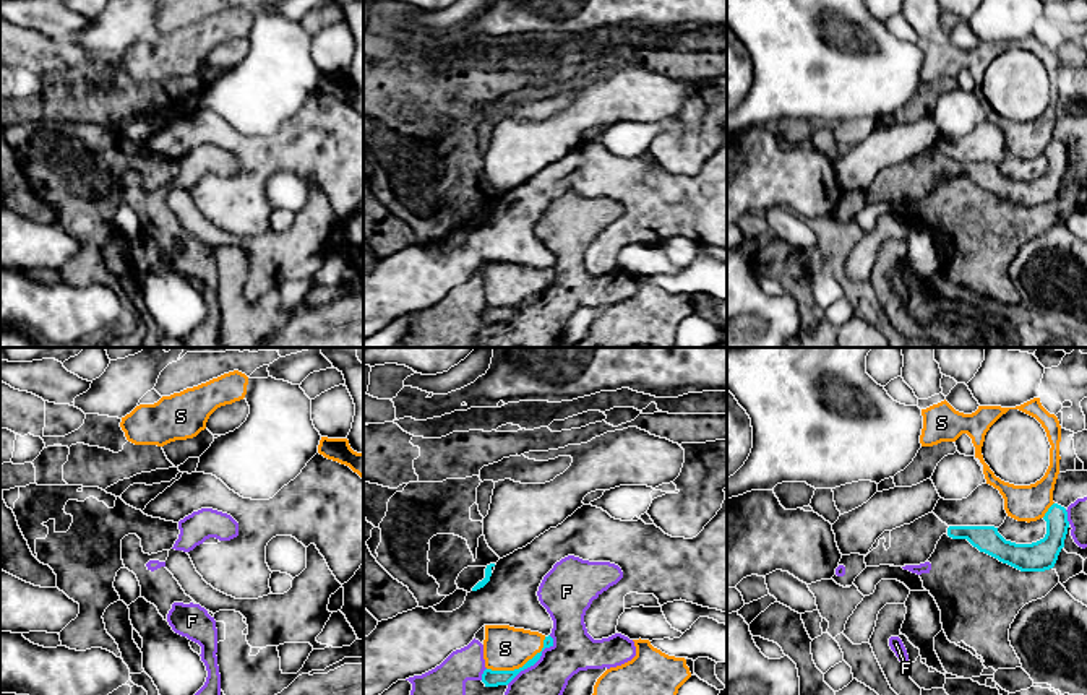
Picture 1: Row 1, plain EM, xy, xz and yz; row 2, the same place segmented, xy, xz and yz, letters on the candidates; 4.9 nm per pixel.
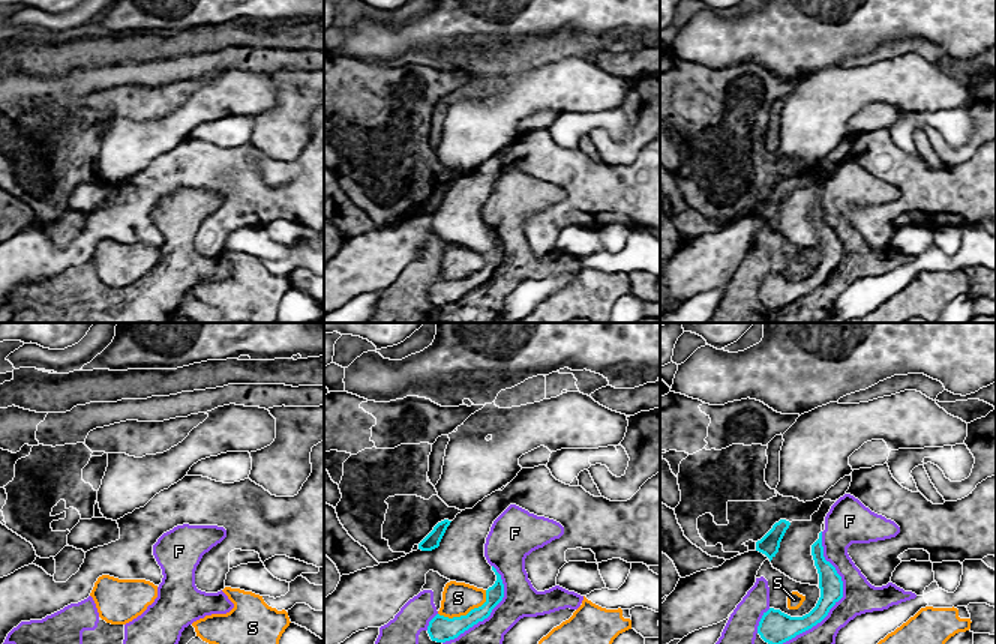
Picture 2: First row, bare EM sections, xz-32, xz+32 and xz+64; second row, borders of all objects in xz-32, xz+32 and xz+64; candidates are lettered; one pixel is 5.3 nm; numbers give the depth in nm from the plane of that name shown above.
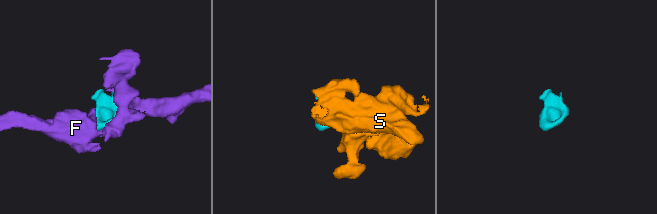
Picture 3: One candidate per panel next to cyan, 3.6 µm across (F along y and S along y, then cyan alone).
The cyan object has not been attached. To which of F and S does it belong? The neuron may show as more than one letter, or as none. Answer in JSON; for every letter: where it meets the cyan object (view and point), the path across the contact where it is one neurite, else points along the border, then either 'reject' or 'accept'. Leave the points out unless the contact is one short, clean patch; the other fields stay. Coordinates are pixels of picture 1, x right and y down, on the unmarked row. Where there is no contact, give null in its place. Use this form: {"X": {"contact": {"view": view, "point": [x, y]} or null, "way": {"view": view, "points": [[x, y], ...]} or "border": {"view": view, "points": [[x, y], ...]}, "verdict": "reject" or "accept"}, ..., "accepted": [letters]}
{"F": {"contact": {"view": "xz", "point": [534, 299]}, "verdict": "reject"}, "S": {"contact": {"view": "xz", "point": [519, 304]}, "border": {"view": "xz", "points": [[545, 273], [544, 283], [521, 302], [513, 306], [487, 306]]}, "verdict": "reject"}, "accepted": []}

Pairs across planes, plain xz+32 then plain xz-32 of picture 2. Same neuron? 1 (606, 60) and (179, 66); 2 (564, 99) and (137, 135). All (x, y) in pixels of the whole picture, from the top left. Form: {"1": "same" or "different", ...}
{"1": "same", "2": "same"}

